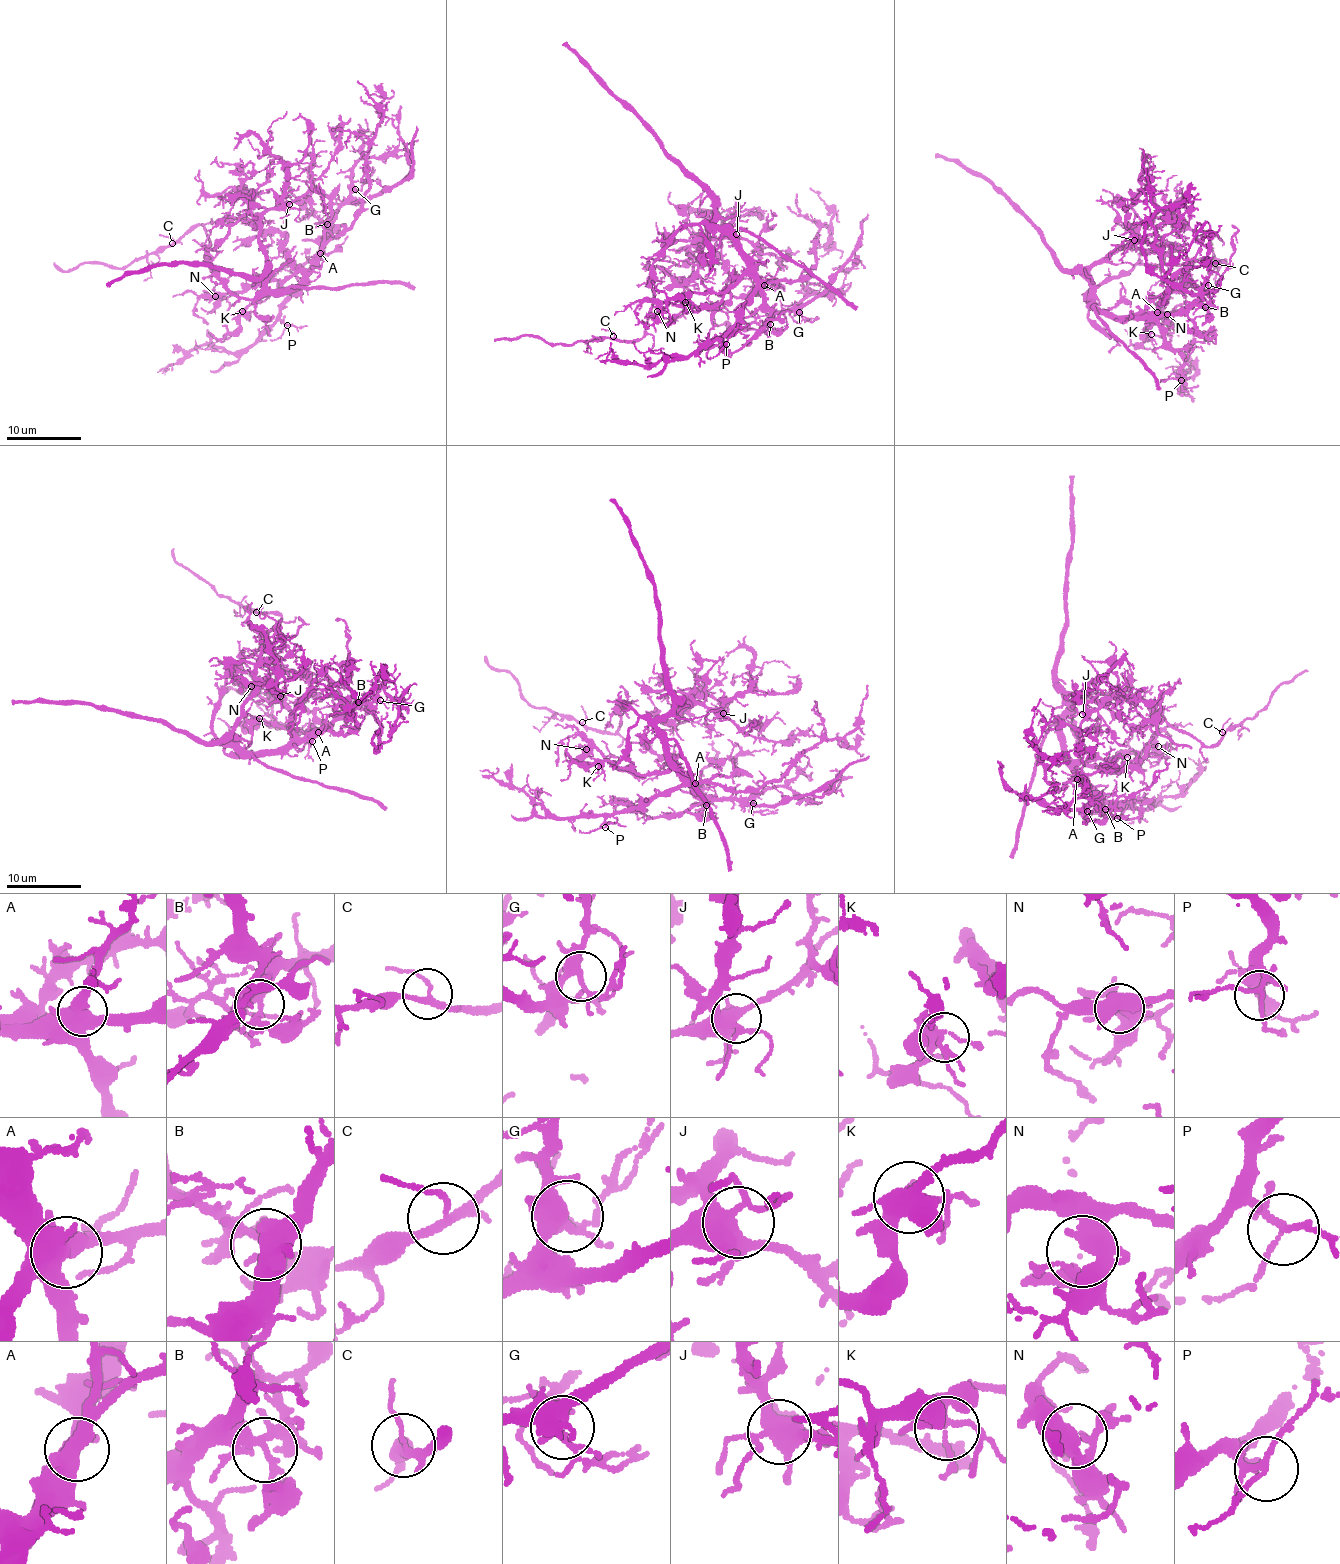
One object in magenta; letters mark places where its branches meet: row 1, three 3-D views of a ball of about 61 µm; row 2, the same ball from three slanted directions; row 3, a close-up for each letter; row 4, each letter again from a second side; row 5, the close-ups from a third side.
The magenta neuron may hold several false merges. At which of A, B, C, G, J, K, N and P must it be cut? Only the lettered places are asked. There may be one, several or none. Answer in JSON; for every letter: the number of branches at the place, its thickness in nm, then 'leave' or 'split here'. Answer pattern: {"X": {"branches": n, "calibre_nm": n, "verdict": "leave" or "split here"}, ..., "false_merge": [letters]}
{"A": {"branches": 4, "calibre_nm": 460, "verdict": "leave"}, "B": {"branches": 6, "calibre_nm": 240, "verdict": "leave"}, "C": {"branches": 4, "calibre_nm": 200, "verdict": "leave"}, "G": {"branches": 5, "calibre_nm": 360, "verdict": "leave"}, "J": {"branches": 7, "calibre_nm": 480, "verdict": "leave"}, "K": {"branches": 5, "calibre_nm": 320, "verdict": "leave"}, "N": {"branches": 3, "calibre_nm": 380, "verdict": "leave"}, "P": {"branches": 5, "calibre_nm": 150, "verdict": "leave"}, "false_merge": []}

